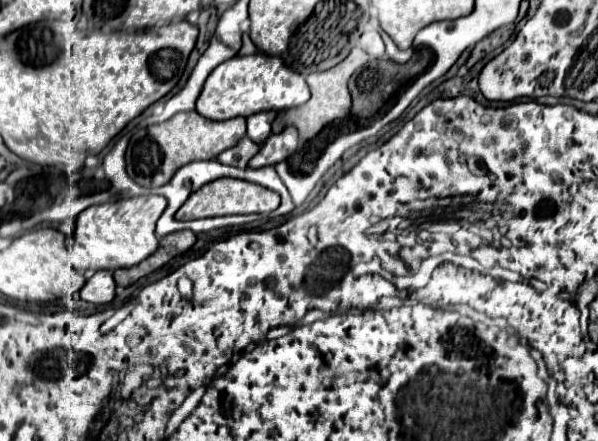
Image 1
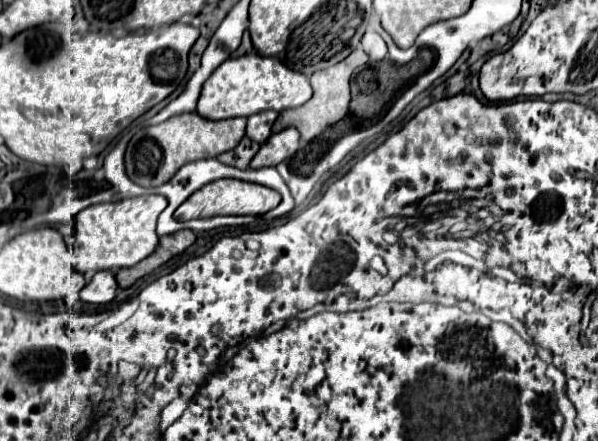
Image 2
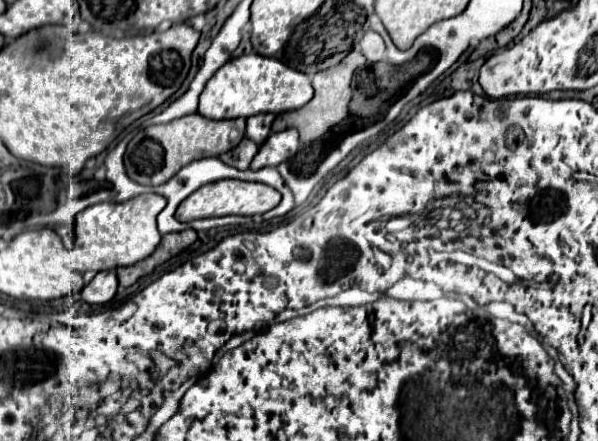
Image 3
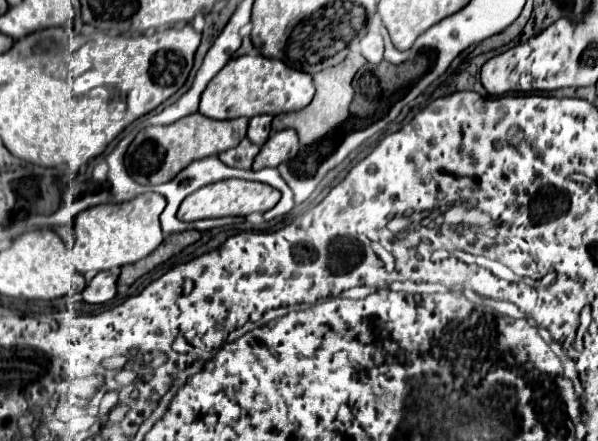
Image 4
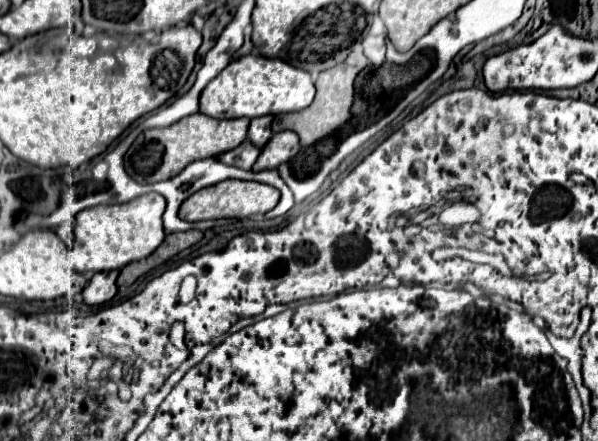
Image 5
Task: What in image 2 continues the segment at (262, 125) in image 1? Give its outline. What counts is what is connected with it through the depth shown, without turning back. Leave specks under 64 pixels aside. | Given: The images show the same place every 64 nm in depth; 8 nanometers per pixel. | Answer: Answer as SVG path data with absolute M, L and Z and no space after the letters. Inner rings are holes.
M266 110L262 114L254 114L248 118L248 128L246 128L246 136L258 144L264 144L268 140L268 136L272 134L272 124L276 120L278 112L274 110Z

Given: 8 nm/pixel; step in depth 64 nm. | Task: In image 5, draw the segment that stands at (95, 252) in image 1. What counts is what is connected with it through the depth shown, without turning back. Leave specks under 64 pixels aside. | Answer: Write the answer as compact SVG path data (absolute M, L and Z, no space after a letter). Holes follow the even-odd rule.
M156 194L138 196L126 204L94 206L86 208L76 216L76 244L72 248L72 260L78 272L102 272L120 270L122 266L150 256L164 240L162 212L166 200Z

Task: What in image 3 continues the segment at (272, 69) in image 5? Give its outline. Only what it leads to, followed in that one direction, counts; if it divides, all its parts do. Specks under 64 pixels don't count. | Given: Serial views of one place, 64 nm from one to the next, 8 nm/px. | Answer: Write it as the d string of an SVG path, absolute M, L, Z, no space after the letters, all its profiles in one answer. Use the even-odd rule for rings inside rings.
M256 52L238 56L228 60L204 86L200 94L198 114L210 120L226 120L226 118L248 118L262 112L288 112L302 108L312 100L312 84L310 76L288 68L276 58L266 58Z

